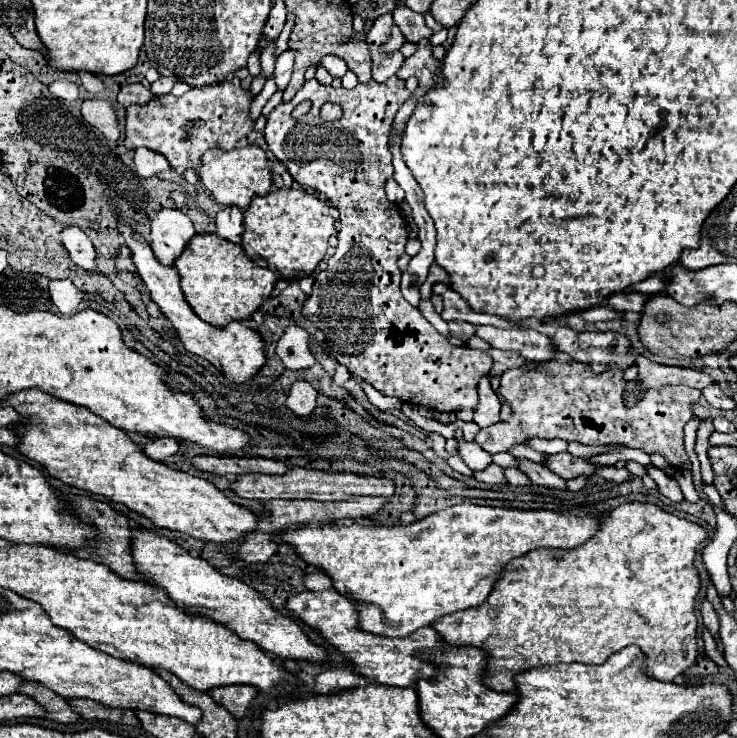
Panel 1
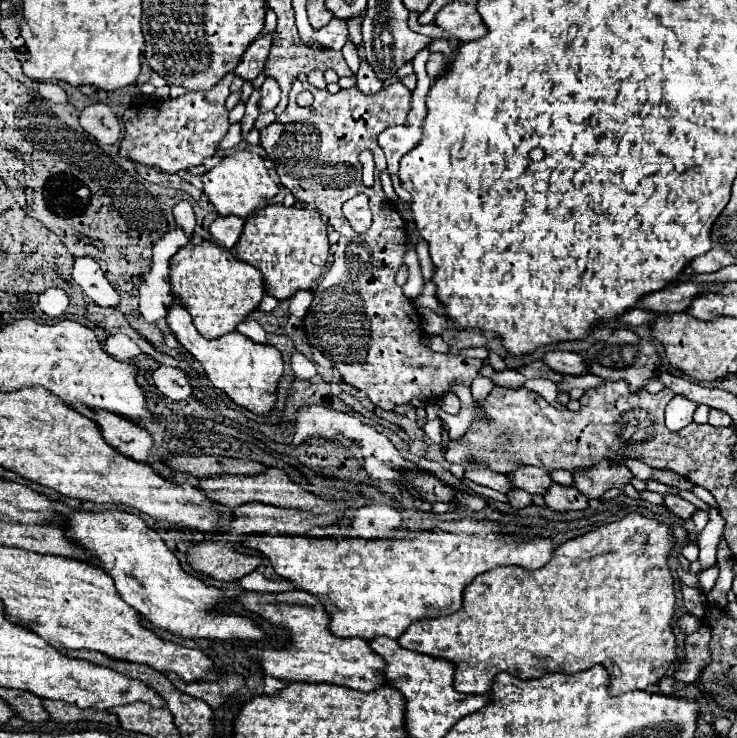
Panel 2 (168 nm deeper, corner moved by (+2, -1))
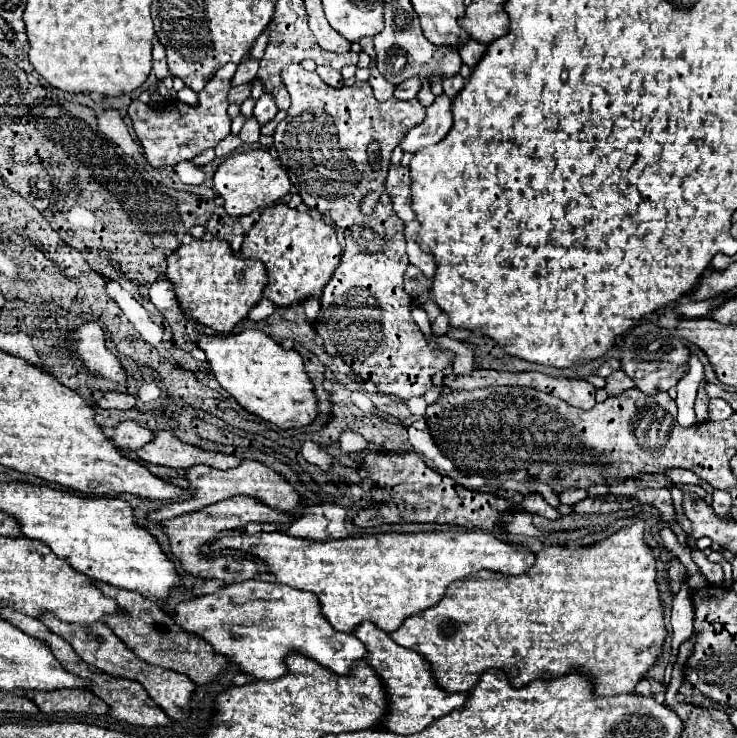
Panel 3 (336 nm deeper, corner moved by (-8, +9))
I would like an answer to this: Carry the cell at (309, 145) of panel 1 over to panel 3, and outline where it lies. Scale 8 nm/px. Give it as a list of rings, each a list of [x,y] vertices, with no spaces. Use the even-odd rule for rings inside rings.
[[[291,64],[283,68],[283,82],[291,94],[291,108],[287,110],[287,118],[283,124],[275,128],[273,144],[279,152],[279,160],[287,170],[291,182],[299,190],[303,202],[309,208],[319,210],[321,214],[329,214],[335,226],[341,226],[345,234],[345,250],[341,262],[333,274],[333,278],[323,288],[321,310],[315,320],[315,332],[323,338],[323,346],[329,354],[343,358],[351,366],[355,374],[363,380],[373,382],[379,392],[393,394],[401,400],[411,400],[415,396],[423,396],[433,388],[433,374],[445,370],[455,360],[455,352],[449,350],[433,350],[419,330],[419,326],[411,318],[411,296],[403,288],[403,272],[409,264],[405,254],[405,226],[403,220],[395,214],[391,196],[385,192],[385,178],[389,170],[389,160],[393,148],[399,144],[399,138],[415,124],[425,118],[425,106],[413,100],[389,98],[385,102],[375,100],[369,82],[355,82],[353,86],[331,88],[323,80],[319,80],[317,72],[305,70],[301,64]],[[371,140],[379,142],[379,158],[381,172],[373,172],[367,158],[367,144]],[[367,192],[381,192],[379,204],[371,216],[361,214],[359,200]]]

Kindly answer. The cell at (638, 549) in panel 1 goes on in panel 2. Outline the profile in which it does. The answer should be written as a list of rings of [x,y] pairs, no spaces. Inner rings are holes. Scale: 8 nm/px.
[[[627,514],[623,520],[613,522],[613,524],[605,524],[597,530],[591,530],[579,538],[573,538],[561,546],[557,546],[553,550],[553,556],[549,560],[549,564],[545,564],[539,570],[527,572],[519,566],[503,566],[503,568],[493,568],[481,576],[477,576],[471,584],[467,584],[465,592],[463,592],[463,606],[447,616],[441,618],[425,618],[425,620],[417,620],[413,626],[409,626],[399,638],[397,642],[401,644],[401,648],[413,650],[413,652],[421,652],[433,658],[445,658],[447,662],[451,662],[457,670],[453,676],[453,688],[457,692],[463,694],[487,694],[489,686],[493,682],[493,678],[499,672],[507,672],[519,680],[531,680],[531,678],[541,678],[543,674],[549,672],[559,672],[559,674],[575,674],[575,672],[583,672],[587,668],[593,668],[595,664],[605,666],[605,670],[609,672],[611,684],[609,684],[609,692],[613,696],[631,692],[631,690],[645,690],[647,686],[655,686],[665,672],[669,670],[669,666],[675,662],[677,654],[675,654],[675,636],[671,630],[671,620],[673,620],[673,606],[675,606],[675,592],[673,592],[673,578],[667,566],[667,558],[671,554],[675,546],[675,540],[671,536],[669,526],[659,524],[651,518],[645,518],[641,514]]]

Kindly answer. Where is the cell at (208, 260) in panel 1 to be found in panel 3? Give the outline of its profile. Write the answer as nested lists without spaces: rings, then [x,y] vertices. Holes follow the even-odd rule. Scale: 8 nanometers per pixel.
[[[183,244],[167,258],[165,274],[173,282],[181,308],[217,334],[229,334],[241,320],[245,320],[249,310],[263,298],[267,286],[263,262],[239,258],[231,246]]]

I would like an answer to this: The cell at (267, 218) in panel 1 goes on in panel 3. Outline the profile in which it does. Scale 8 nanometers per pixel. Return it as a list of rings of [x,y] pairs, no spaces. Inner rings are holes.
[[[281,202],[261,212],[261,218],[245,234],[239,256],[261,260],[269,274],[265,298],[277,306],[291,306],[303,298],[321,296],[323,286],[339,264],[341,244],[337,242],[335,228],[323,218],[313,218],[309,210],[301,212]]]

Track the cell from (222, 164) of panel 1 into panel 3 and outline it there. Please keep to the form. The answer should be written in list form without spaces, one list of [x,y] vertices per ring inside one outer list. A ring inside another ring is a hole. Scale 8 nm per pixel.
[[[265,148],[247,150],[225,158],[213,176],[213,188],[225,200],[225,210],[231,216],[245,216],[257,208],[265,208],[277,202],[281,196],[289,192],[289,186],[291,182],[287,172],[277,164],[275,158],[271,158],[269,150]]]

